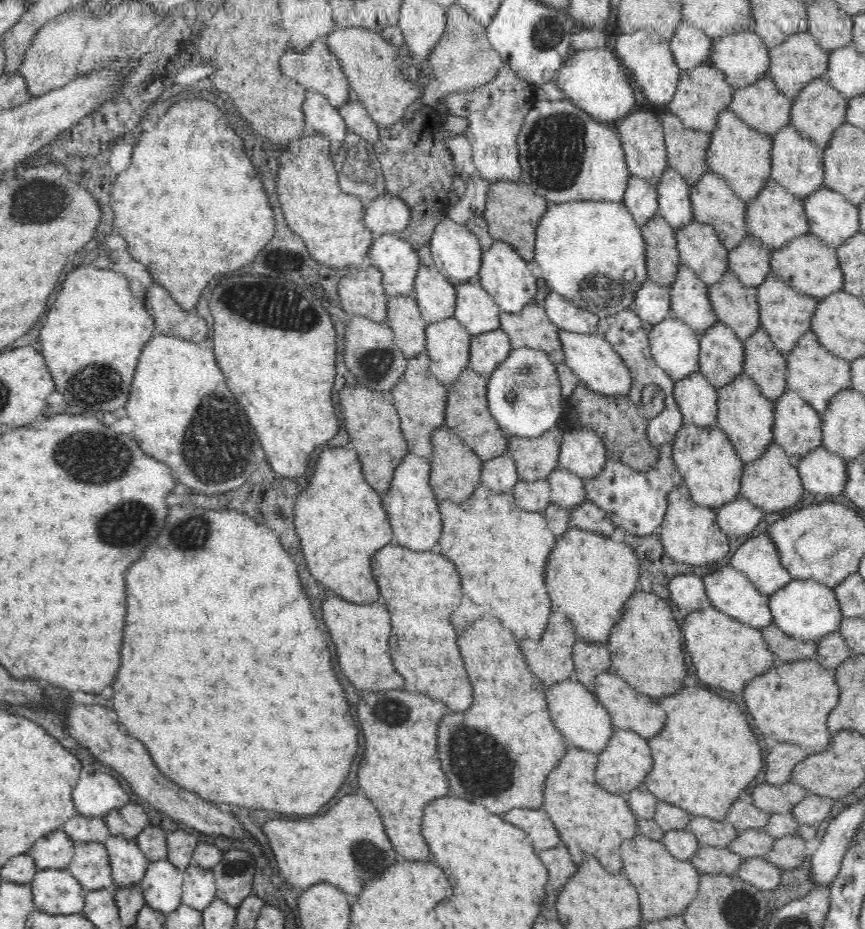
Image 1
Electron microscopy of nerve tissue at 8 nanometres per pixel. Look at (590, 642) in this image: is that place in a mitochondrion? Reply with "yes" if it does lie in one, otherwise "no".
no

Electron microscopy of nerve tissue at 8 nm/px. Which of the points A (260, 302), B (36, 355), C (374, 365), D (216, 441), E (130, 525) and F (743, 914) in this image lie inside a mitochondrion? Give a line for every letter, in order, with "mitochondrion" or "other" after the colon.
A: mitochondrion
B: other
C: mitochondrion
D: mitochondrion
E: mitochondrion
F: mitochondrion

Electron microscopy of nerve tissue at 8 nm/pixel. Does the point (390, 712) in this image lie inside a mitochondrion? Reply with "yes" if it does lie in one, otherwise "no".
yes

